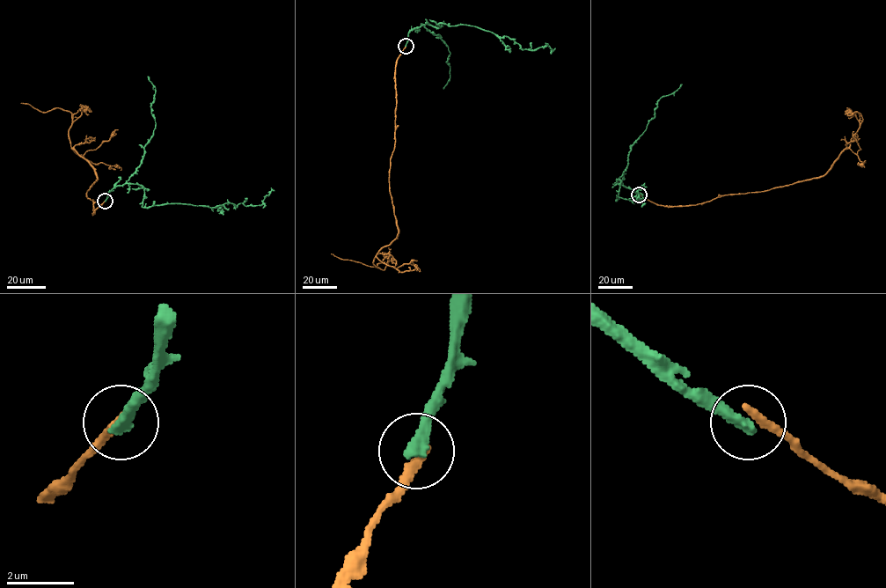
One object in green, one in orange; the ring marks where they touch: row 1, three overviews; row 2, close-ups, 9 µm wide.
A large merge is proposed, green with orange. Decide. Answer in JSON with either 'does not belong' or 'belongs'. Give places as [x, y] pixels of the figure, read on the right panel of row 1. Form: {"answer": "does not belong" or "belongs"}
{"answer": "does not belong"}

